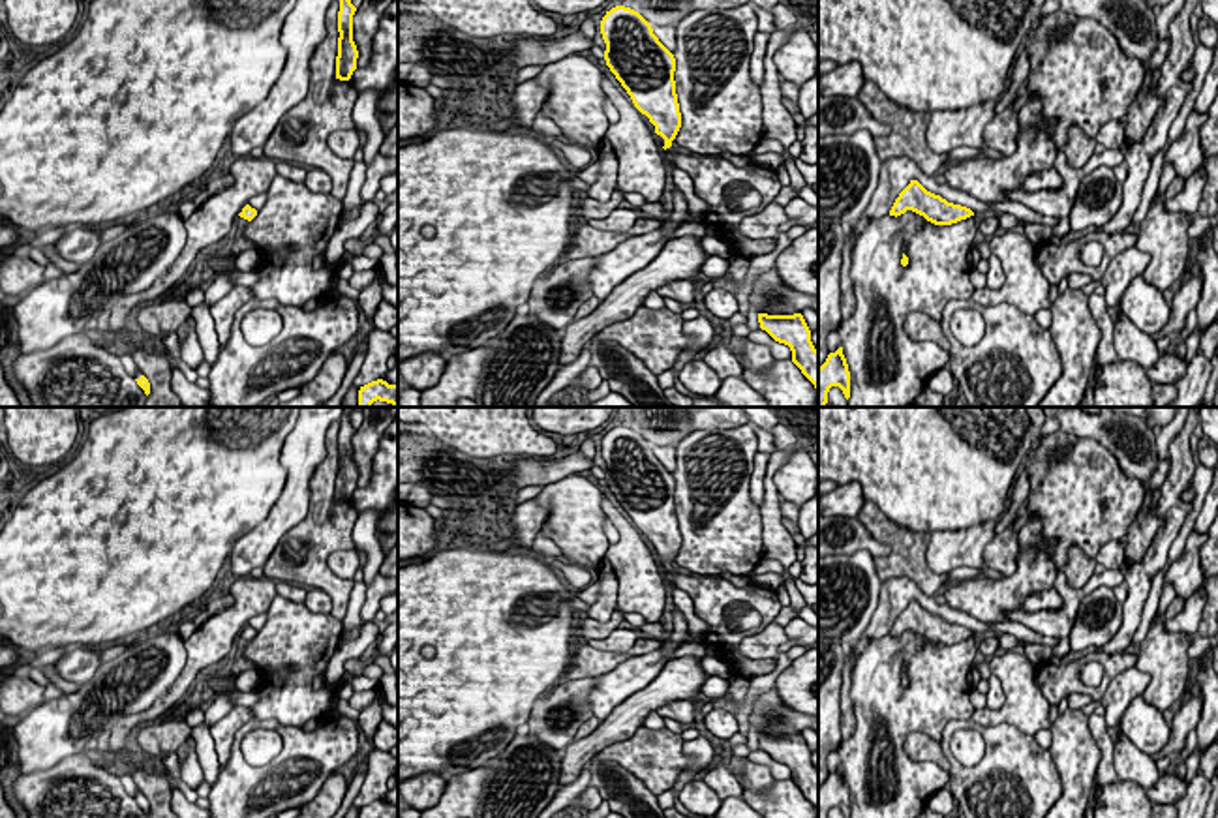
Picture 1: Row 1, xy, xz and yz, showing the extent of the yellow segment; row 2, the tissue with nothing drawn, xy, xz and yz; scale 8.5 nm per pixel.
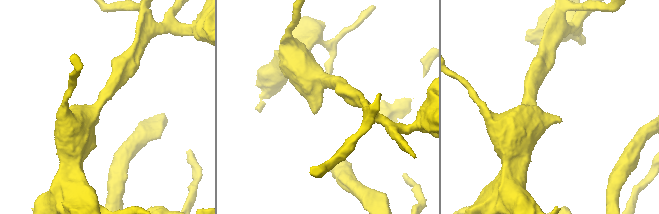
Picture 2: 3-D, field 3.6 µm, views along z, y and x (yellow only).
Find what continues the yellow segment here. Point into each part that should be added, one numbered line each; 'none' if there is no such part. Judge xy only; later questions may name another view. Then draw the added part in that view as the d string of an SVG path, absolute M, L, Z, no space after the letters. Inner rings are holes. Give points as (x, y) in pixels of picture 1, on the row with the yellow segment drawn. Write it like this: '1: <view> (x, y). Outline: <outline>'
none

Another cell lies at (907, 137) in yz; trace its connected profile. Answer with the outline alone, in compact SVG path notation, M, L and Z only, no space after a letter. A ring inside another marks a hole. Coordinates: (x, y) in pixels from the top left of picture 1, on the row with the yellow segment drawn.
M865 81L856 98L867 107L873 118L891 128L882 144L876 139L880 161L906 156L927 176L935 176L938 167L946 163L948 154L933 152L925 139L931 113L920 113L893 103L873 81Z

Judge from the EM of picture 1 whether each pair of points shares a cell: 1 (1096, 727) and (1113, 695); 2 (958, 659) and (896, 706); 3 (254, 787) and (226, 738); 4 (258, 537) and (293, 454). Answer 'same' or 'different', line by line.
1: different
2: same
3: different
4: same

